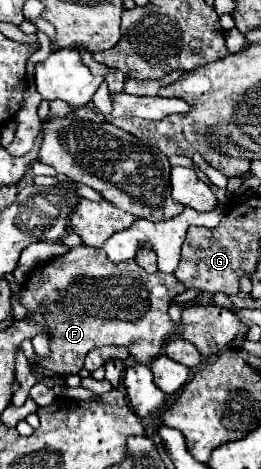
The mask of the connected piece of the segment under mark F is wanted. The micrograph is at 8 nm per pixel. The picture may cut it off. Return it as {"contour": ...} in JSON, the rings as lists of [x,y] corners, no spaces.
{"contour":[[[81,244],[71,248],[63,256],[37,264],[21,288],[19,300],[29,312],[41,312],[47,324],[51,354],[47,358],[35,356],[37,364],[53,372],[55,376],[67,376],[79,374],[87,352],[99,346],[125,346],[137,362],[149,364],[155,356],[161,354],[163,338],[173,330],[173,322],[167,314],[169,302],[173,296],[185,290],[185,286],[173,274],[147,274],[135,260],[115,264],[107,258],[103,250],[93,250]]]}

